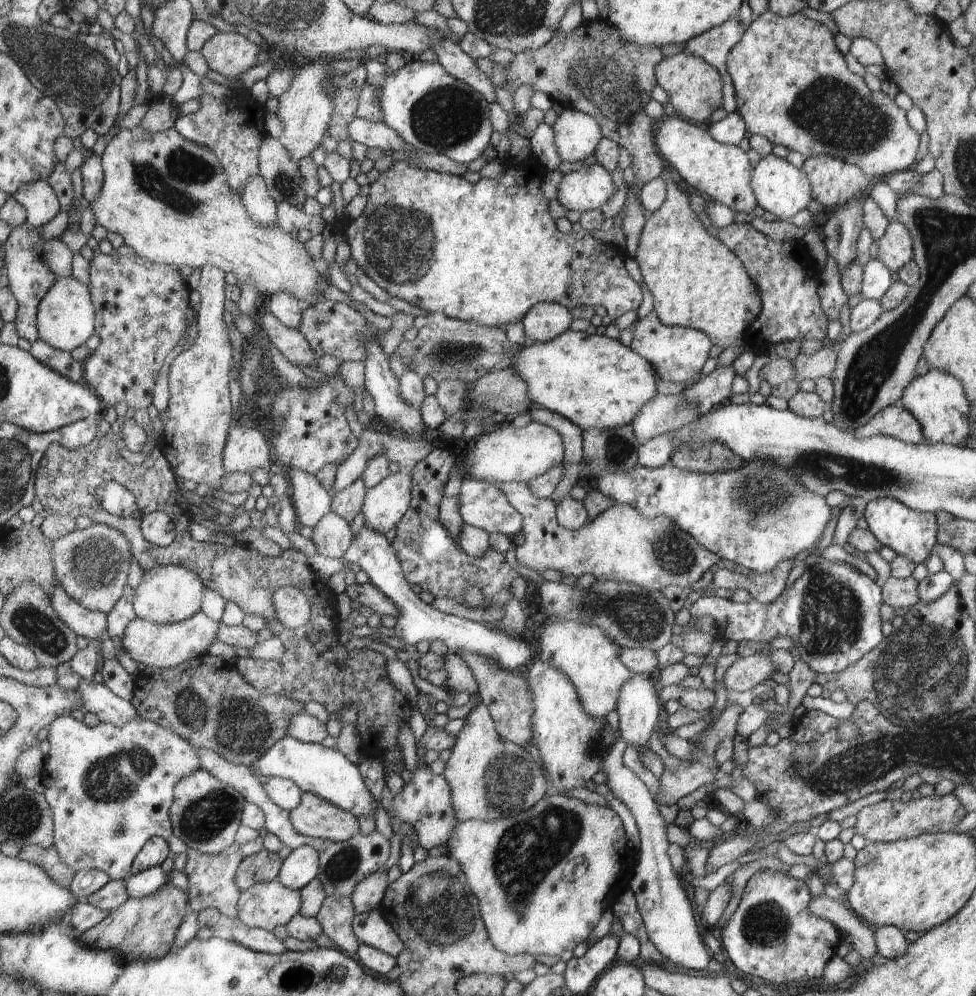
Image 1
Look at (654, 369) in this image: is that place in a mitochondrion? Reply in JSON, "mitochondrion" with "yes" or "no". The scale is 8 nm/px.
{"mitochondrion":"no"}

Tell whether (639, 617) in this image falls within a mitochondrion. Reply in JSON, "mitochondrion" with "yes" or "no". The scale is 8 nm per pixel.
{"mitochondrion":"yes"}

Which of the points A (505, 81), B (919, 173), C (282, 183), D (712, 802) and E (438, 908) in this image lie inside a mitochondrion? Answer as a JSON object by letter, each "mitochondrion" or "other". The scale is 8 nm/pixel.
{"A":"other","B":"other","C":"mitochondrion","D":"other","E":"mitochondrion"}

